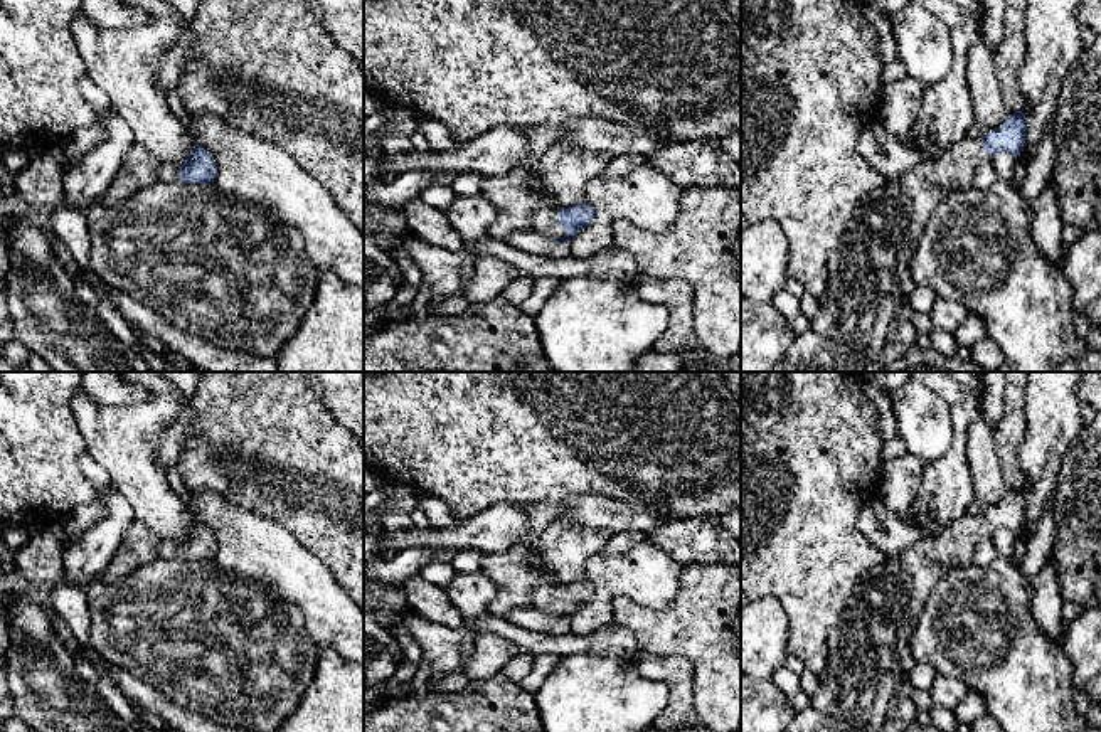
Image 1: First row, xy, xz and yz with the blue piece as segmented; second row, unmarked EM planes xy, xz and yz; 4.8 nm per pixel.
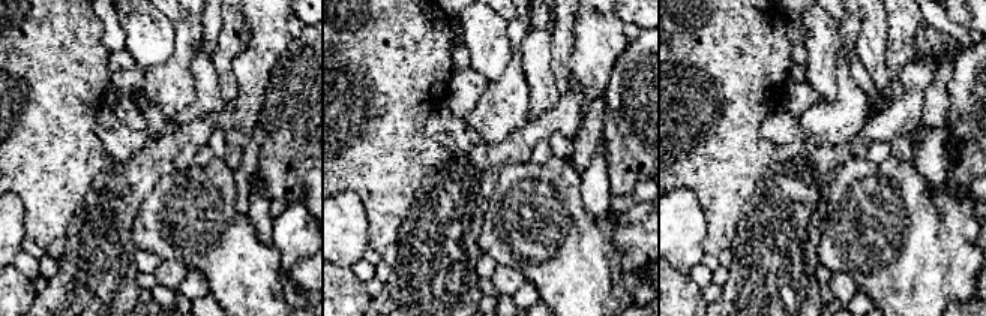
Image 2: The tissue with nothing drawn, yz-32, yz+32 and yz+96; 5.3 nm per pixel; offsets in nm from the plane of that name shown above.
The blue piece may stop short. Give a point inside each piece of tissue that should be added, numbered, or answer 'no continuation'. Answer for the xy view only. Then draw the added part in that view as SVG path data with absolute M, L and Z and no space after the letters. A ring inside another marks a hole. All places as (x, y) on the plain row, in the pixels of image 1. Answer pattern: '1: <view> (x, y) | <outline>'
1: xy (140, 546) | M133 522L104 570L104 581L114 582L140 565L157 559L177 559L178 542L152 533L141 522Z

